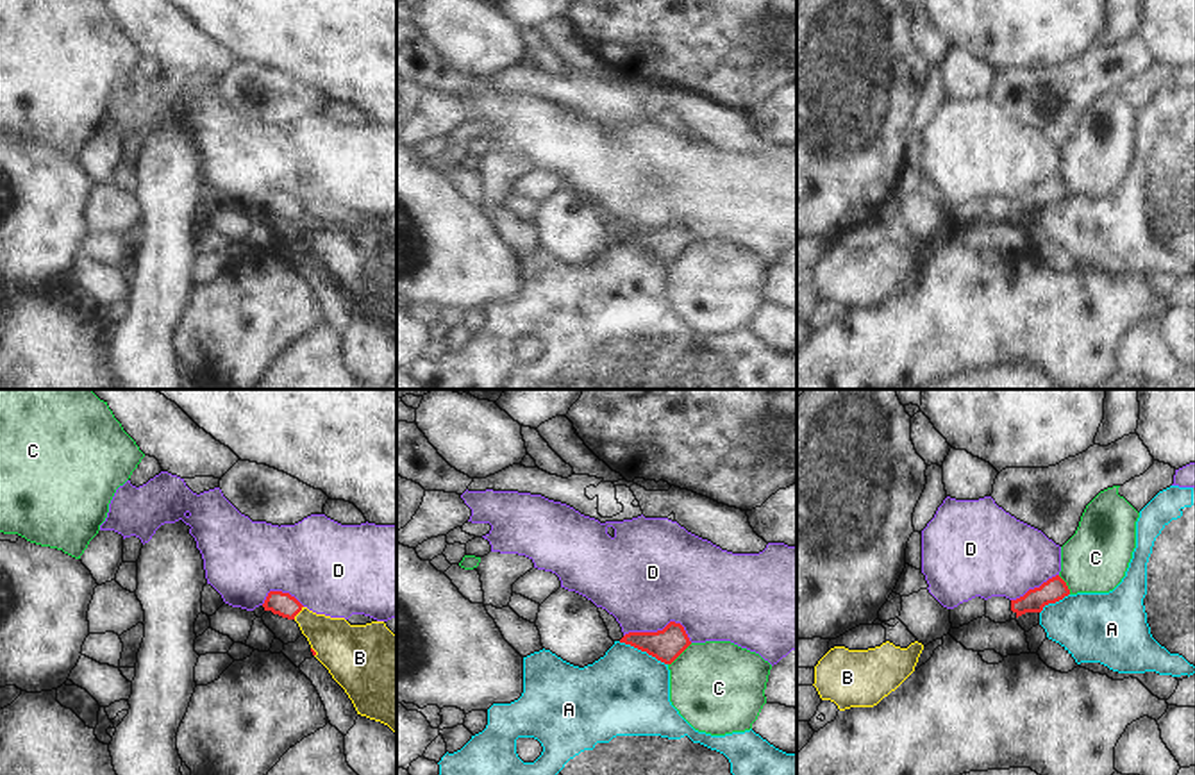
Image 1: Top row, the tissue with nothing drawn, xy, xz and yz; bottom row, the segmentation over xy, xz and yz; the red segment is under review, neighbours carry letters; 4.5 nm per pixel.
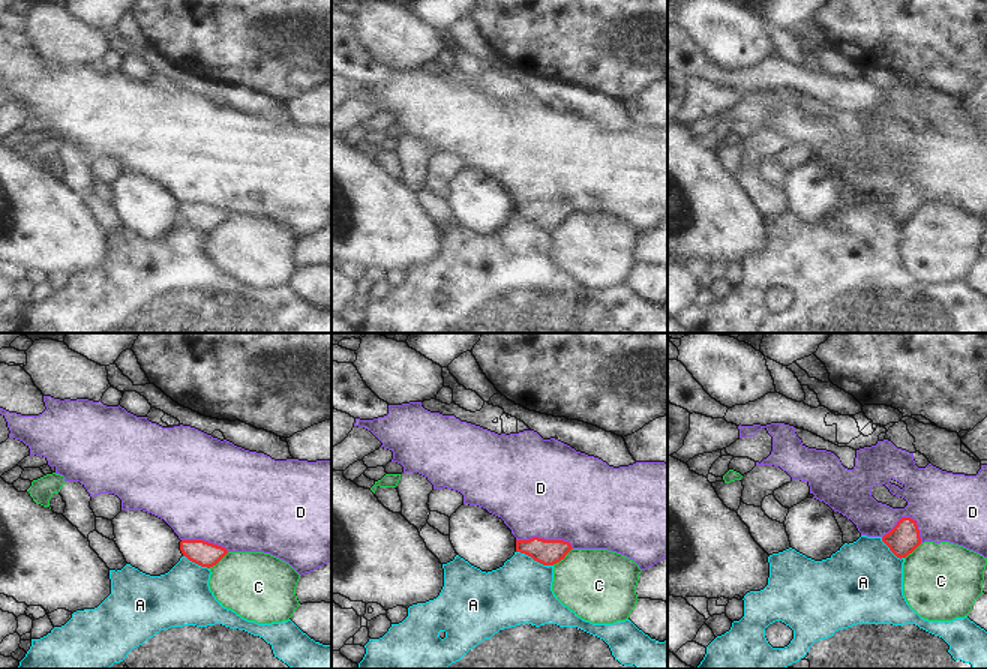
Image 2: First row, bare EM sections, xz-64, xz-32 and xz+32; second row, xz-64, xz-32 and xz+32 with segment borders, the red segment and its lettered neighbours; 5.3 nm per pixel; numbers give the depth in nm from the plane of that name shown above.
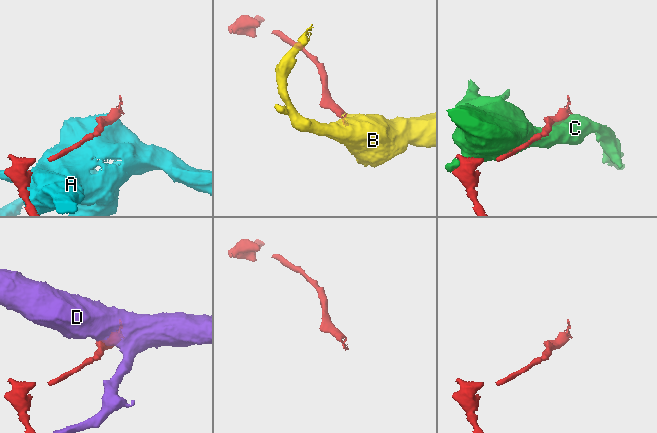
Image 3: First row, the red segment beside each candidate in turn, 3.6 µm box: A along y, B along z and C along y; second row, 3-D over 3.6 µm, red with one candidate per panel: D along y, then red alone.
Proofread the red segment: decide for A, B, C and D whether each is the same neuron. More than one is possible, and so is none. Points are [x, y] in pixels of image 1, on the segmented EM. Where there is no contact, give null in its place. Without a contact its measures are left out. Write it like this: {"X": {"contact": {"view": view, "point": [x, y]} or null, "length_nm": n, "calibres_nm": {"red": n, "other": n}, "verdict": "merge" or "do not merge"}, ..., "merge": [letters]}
{"A": {"contact": {"view": "xz", "point": [643, 650]}, "length_nm": 240, "calibres_nm": {"red": 150, "other": 380}, "verdict": "do not merge"}, "B": {"contact": {"view": "xy", "point": [299, 611]}, "length_nm": 80, "calibres_nm": {"red": 110, "other": 220}, "verdict": "merge"}, "C": {"contact": {"view": "xz", "point": [679, 654]}, "length_nm": 150, "calibres_nm": {"red": 150, "other": 420}, "verdict": "do not merge"}, "D": {"contact": {"view": "xz", "point": [661, 631]}, "length_nm": 320, "calibres_nm": {"red": 150, "other": 460}, "verdict": "do not merge"}, "merge": ["B"]}

